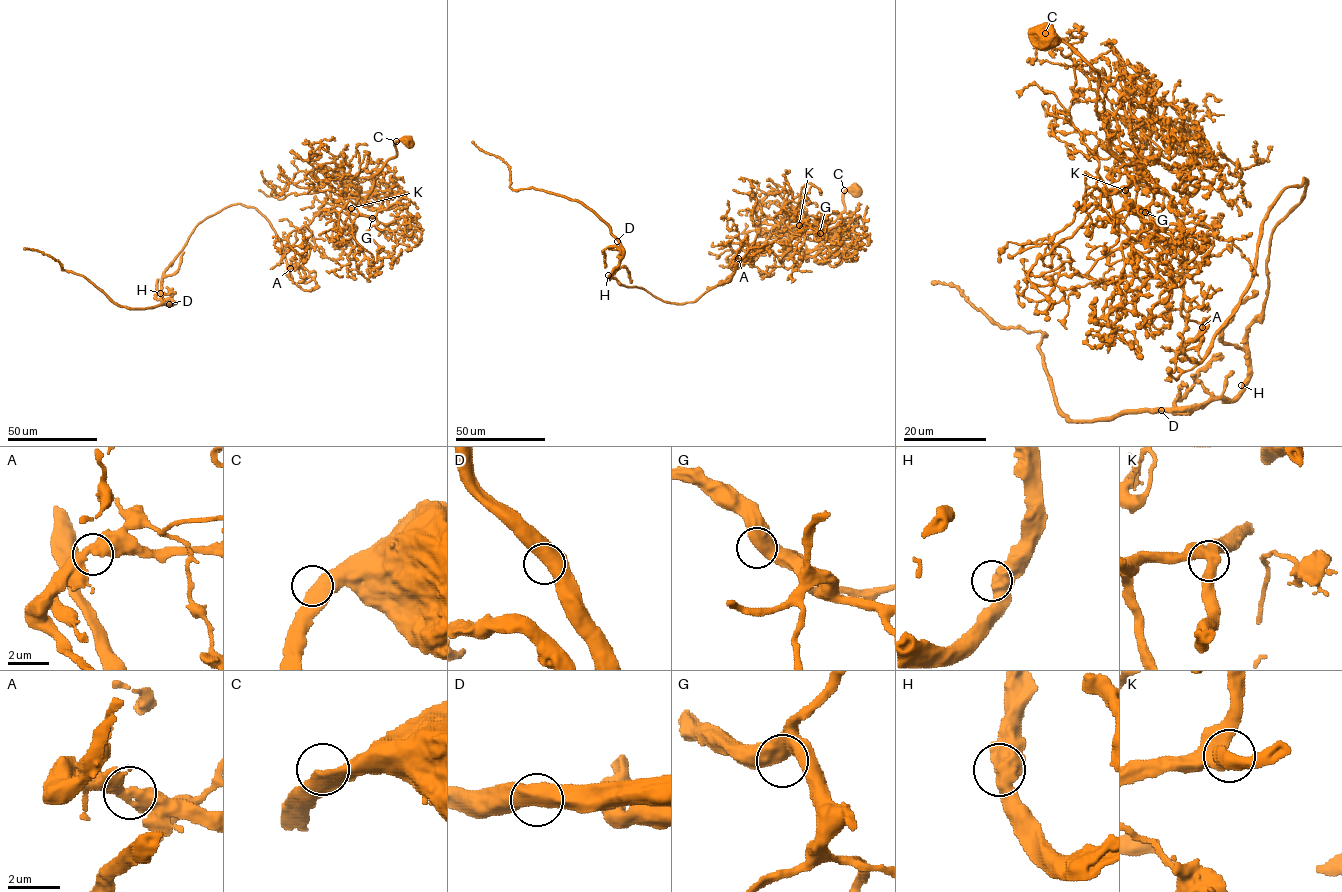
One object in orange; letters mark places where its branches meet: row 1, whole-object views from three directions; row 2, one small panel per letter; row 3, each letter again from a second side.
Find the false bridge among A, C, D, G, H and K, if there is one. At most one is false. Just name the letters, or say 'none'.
A

